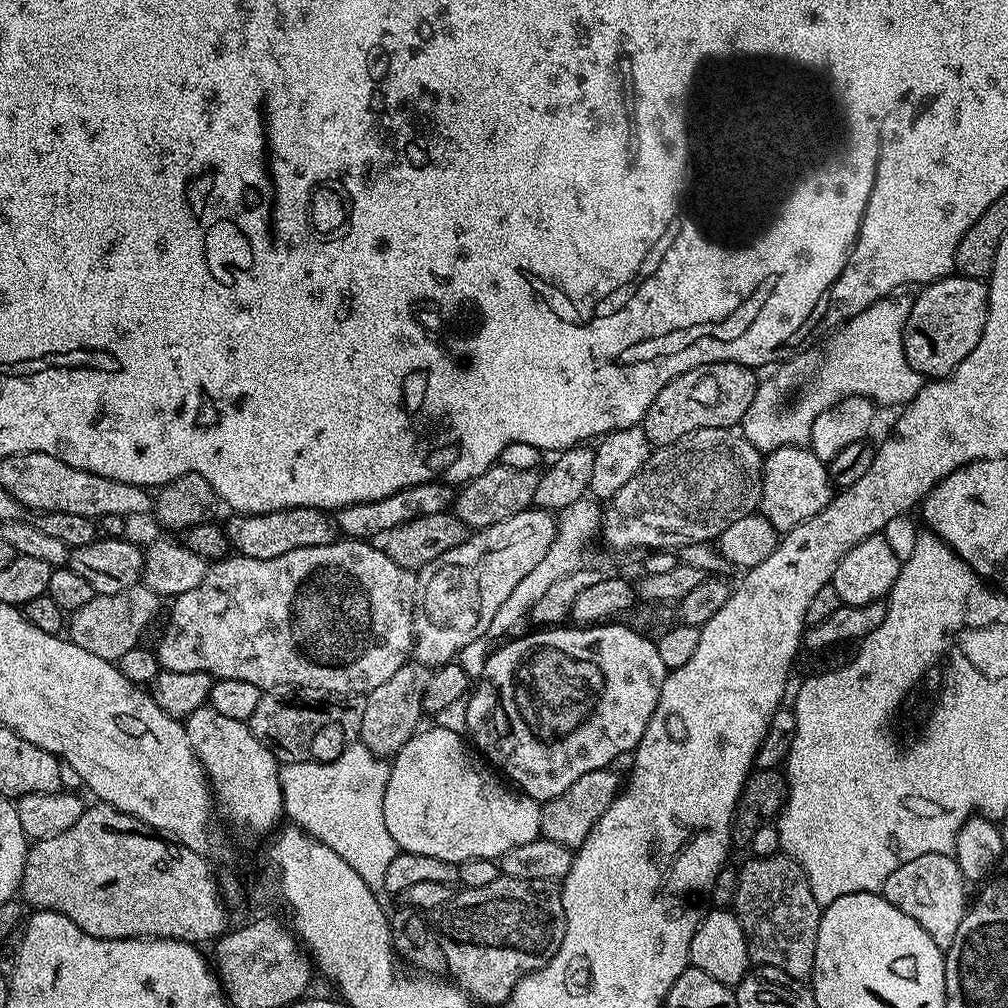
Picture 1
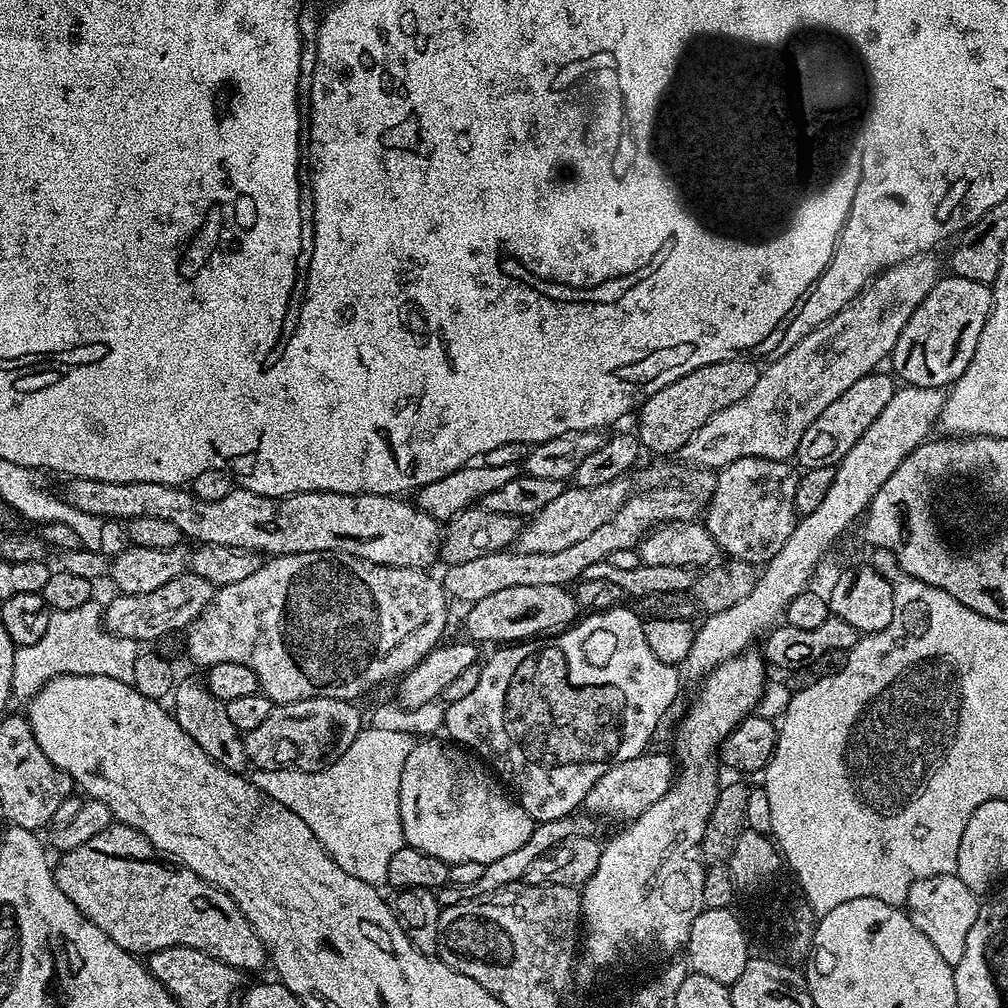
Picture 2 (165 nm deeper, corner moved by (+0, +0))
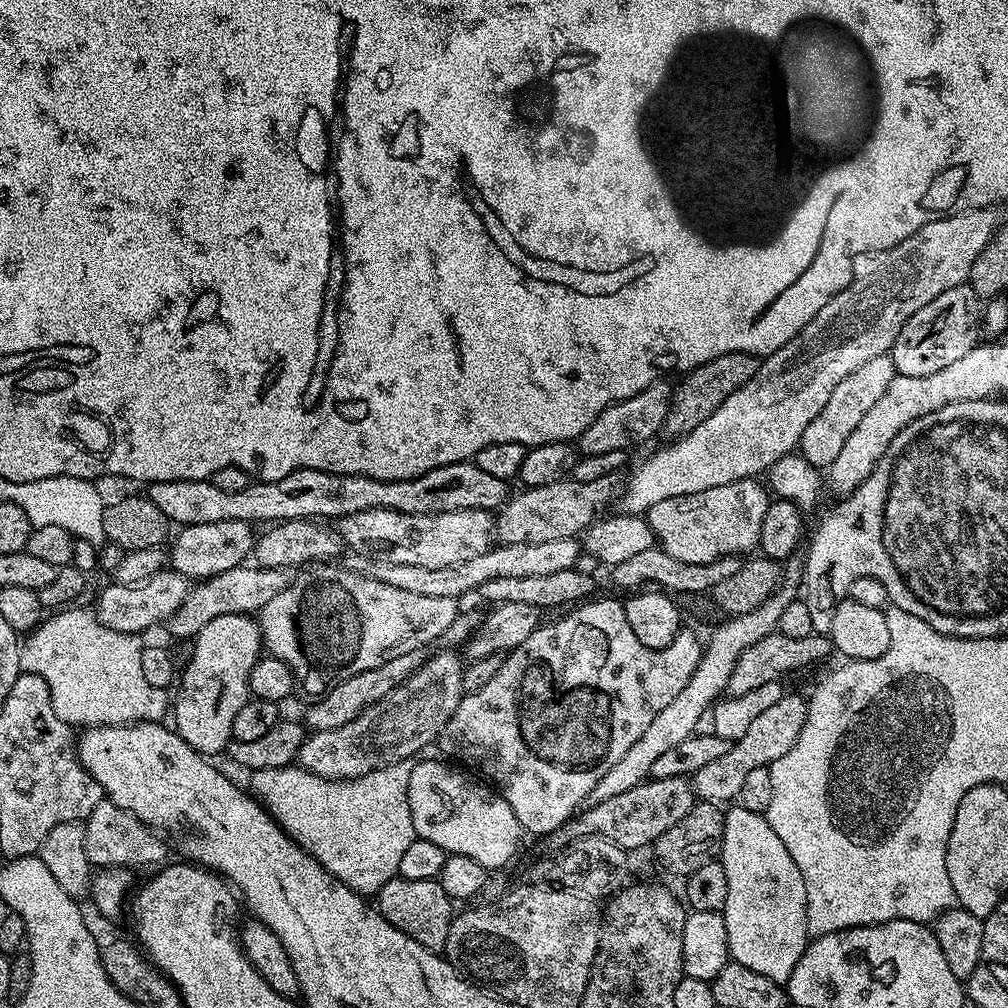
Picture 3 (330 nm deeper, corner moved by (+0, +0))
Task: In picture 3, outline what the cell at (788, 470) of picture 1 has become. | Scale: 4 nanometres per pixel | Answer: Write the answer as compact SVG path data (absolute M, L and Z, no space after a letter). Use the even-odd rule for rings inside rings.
M759 479L739 480L726 486L714 486L710 490L702 490L698 494L686 494L666 498L666 502L657 502L650 506L646 519L652 528L652 535L658 541L670 558L678 558L678 562L714 562L723 556L740 556L759 545L759 535L762 531L762 518L766 515L770 501L770 492Z

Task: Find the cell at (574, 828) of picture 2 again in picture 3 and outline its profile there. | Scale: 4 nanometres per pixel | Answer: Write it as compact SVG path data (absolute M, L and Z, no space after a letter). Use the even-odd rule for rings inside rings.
M687 777L648 779L636 787L631 787L617 797L604 802L589 805L575 818L564 824L548 837L548 843L554 850L564 848L572 841L582 837L604 837L627 852L634 852L646 845L653 845L658 837L670 830L674 823L680 822L696 803L694 789ZM586 810L586 811L585 811Z

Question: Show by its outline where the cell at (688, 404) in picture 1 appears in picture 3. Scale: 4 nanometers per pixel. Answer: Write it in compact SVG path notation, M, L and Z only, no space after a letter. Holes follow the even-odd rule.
M735 352L734 354L722 354L702 366L693 368L691 372L683 377L684 380L679 385L675 385L671 400L668 401L668 413L663 425L663 431L669 432L672 438L684 436L690 430L702 426L734 390L742 390L750 378L760 369L760 360L757 357L745 352Z

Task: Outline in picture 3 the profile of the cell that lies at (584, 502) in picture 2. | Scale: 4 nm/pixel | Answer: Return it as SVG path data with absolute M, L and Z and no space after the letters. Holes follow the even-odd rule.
M970 208L967 212L954 212L943 216L940 220L922 226L910 238L898 242L898 246L863 252L852 260L852 281L798 333L786 346L782 346L774 354L760 360L760 369L742 386L742 390L734 390L702 426L690 430L679 437L669 448L660 448L653 456L642 461L632 472L628 485L623 485L623 511L628 514L647 513L650 506L657 502L666 502L666 498L698 494L702 490L710 490L714 486L726 486L730 482L760 478L775 466L782 458L793 455L800 447L802 430L818 418L822 406L834 394L834 386L846 378L846 374L854 374L858 366L870 362L870 358L887 356L892 351L894 342L902 330L902 326L926 302L938 298L946 290L965 283L970 274L970 266L974 266L974 258L982 254L982 250L990 242L992 233L998 227L997 209Z

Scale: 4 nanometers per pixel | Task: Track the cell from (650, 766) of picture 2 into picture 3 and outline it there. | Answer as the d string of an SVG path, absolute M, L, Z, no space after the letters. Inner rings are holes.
M785 693L778 702L759 714L743 732L741 738L729 745L725 754L714 758L690 778L695 797L703 803L728 804L735 801L742 790L744 779L751 771L769 767L783 754L788 754L801 733L808 713L807 701L802 695ZM732 800L732 801L730 801Z

